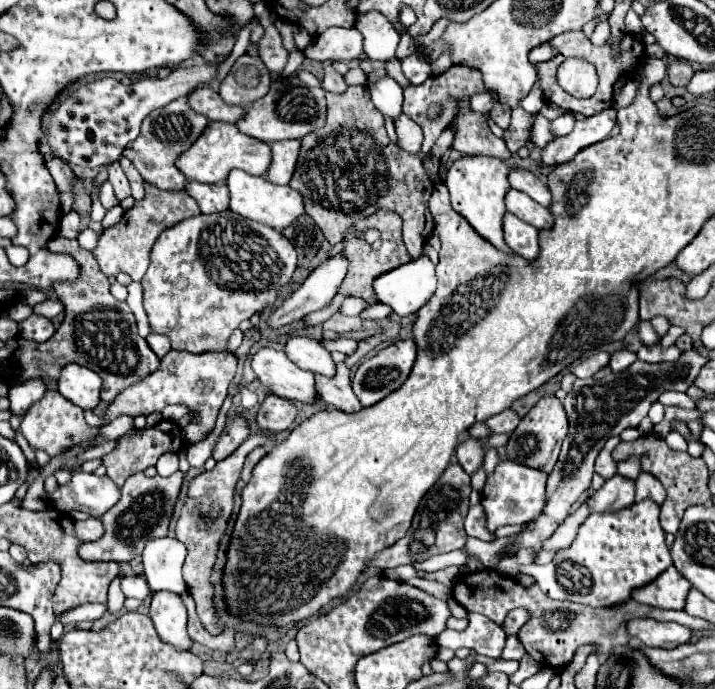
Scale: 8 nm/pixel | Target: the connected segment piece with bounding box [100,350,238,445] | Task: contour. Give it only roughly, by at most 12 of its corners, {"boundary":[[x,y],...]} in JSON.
{"boundary":[[170,350],[102,420],[188,408],[186,444],[216,424],[236,374],[230,352]]}

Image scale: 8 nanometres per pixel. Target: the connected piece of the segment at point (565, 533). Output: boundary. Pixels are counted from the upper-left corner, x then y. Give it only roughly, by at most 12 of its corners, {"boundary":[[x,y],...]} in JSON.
{"boundary":[[588,500],[542,544],[542,550],[570,546],[578,526],[588,518]]}

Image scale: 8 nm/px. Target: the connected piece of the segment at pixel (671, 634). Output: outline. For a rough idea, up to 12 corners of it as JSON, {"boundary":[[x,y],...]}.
{"boundary":[[634,618],[632,638],[652,648],[686,644],[692,630],[674,622]]}

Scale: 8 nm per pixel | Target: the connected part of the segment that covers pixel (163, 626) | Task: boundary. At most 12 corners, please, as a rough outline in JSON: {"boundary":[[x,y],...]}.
{"boundary":[[154,592],[150,618],[158,636],[180,650],[186,606],[180,594]]}

